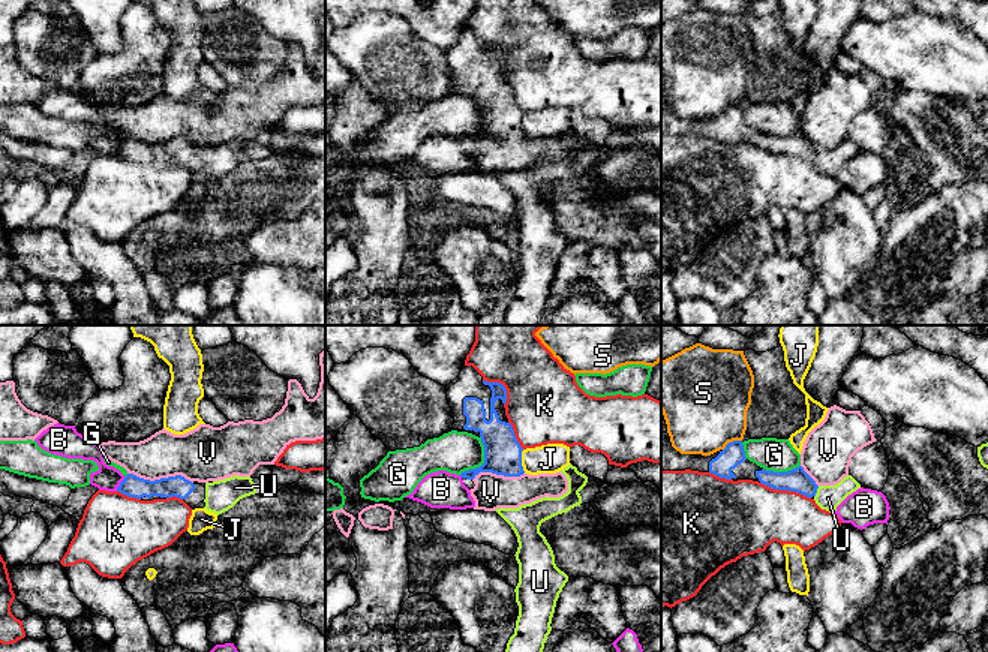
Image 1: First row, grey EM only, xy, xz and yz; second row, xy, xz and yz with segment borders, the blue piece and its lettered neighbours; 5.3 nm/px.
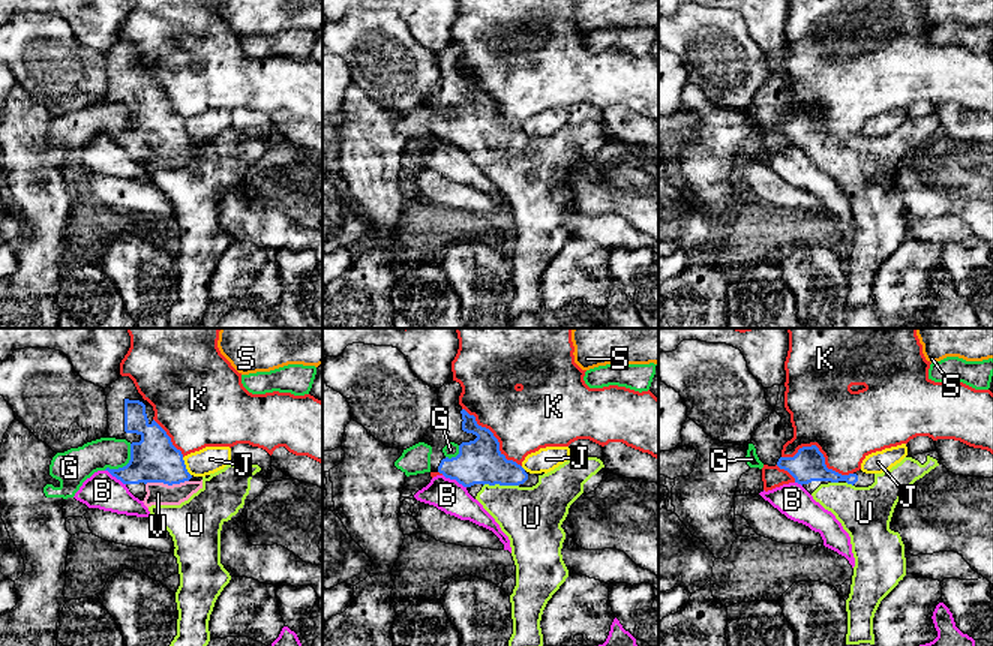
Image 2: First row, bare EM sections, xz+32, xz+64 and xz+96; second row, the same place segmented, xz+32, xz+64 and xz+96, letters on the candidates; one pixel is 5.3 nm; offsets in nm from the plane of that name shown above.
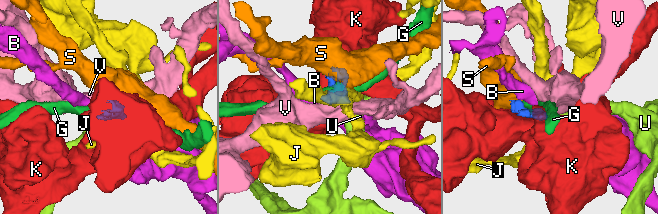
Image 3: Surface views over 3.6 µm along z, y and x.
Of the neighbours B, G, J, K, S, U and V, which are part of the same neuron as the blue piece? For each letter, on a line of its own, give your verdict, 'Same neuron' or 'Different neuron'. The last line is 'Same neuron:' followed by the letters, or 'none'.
B: Different neuron
G: Different neuron
J: Different neuron
K: Different neuron
S: Different neuron
U: Same neuron
V: Different neuron
Same neuron: U

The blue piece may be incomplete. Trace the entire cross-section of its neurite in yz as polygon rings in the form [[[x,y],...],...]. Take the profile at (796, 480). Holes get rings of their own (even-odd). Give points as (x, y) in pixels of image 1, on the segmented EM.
[[[661,411],[661,471],[699,471],[711,472],[726,480],[753,480],[775,490],[789,490],[813,498],[816,504],[829,513],[861,484],[852,477],[844,477],[835,486],[817,486],[816,481],[798,466],[787,472],[766,471],[745,457],[742,441],[733,441],[711,456],[681,454],[672,447],[667,424]]]

